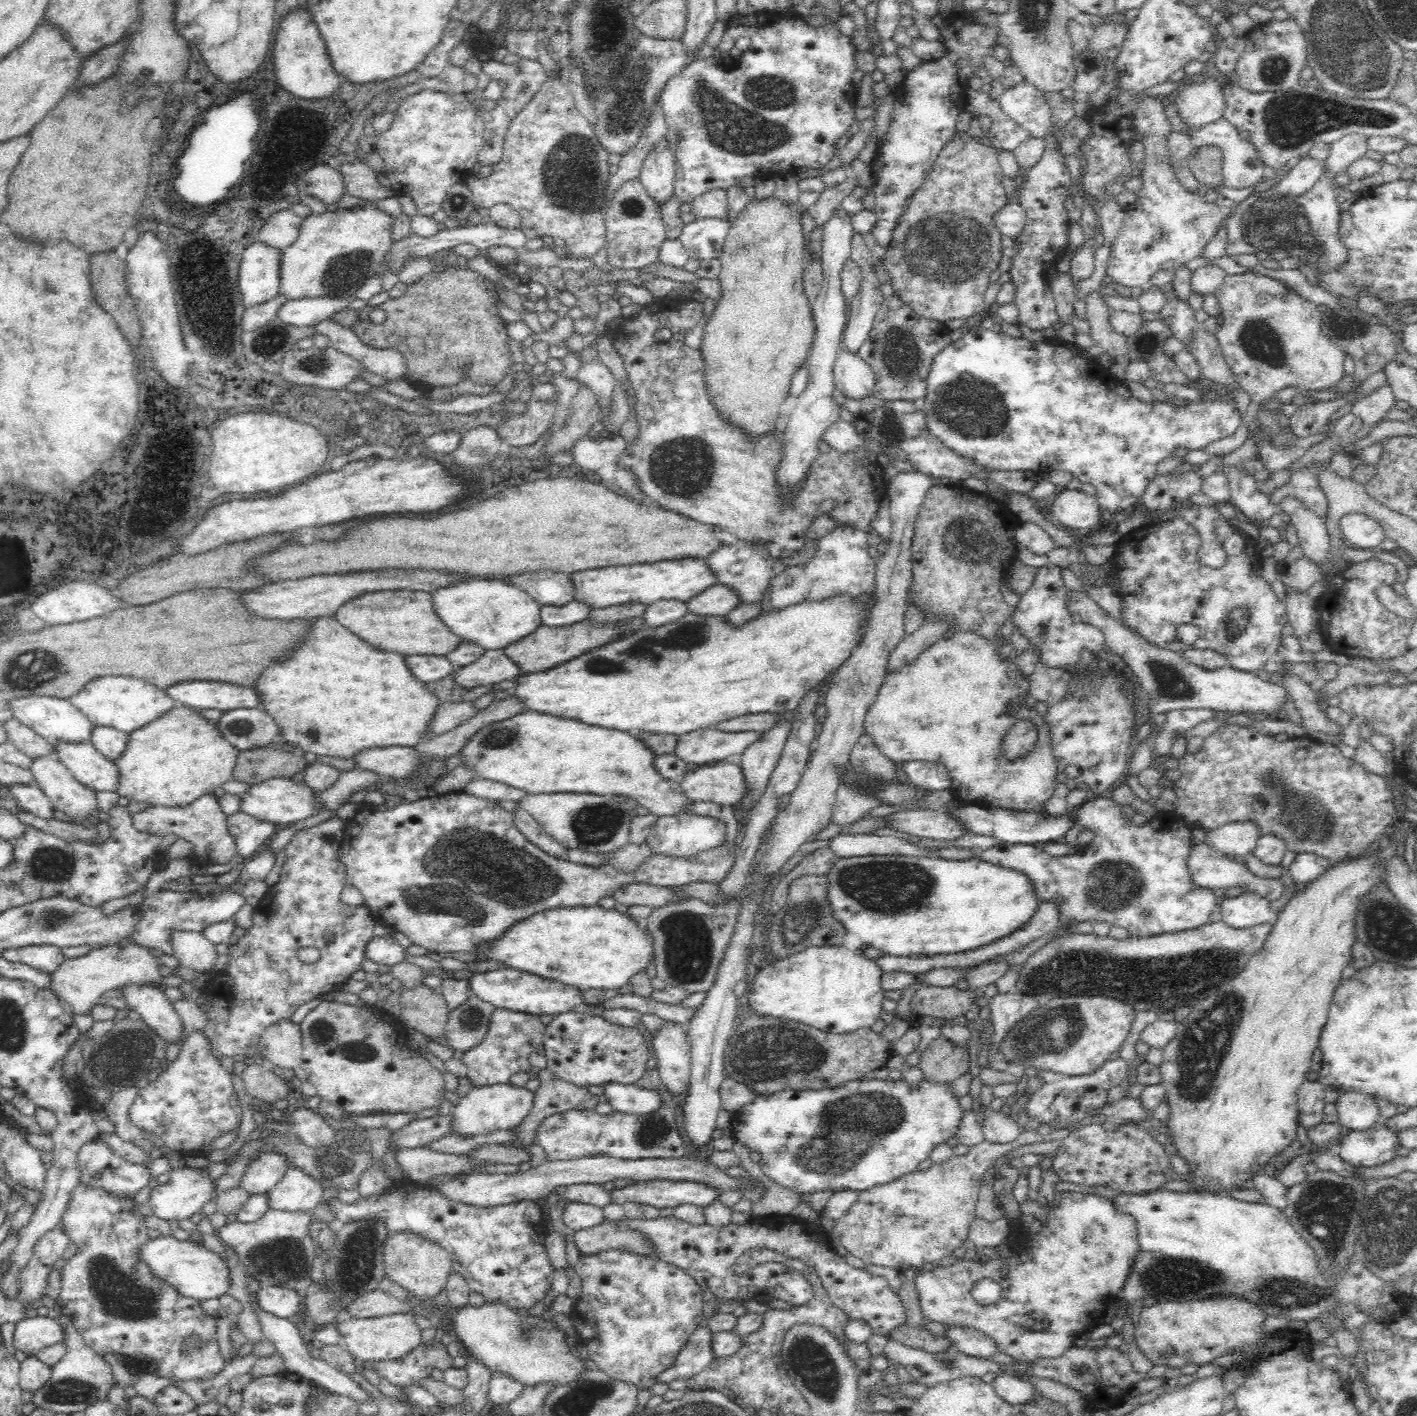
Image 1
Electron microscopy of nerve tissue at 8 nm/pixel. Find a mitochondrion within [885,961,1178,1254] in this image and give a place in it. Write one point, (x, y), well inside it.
(1063, 1027)

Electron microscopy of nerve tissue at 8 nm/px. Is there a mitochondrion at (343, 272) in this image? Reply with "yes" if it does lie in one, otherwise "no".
yes

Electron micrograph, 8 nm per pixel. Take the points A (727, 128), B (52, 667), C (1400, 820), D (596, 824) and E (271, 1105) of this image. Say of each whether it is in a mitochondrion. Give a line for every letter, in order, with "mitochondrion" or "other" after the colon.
A: mitochondrion
B: mitochondrion
C: other
D: mitochondrion
E: other

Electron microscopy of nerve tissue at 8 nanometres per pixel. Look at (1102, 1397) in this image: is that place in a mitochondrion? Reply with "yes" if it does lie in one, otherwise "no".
no

